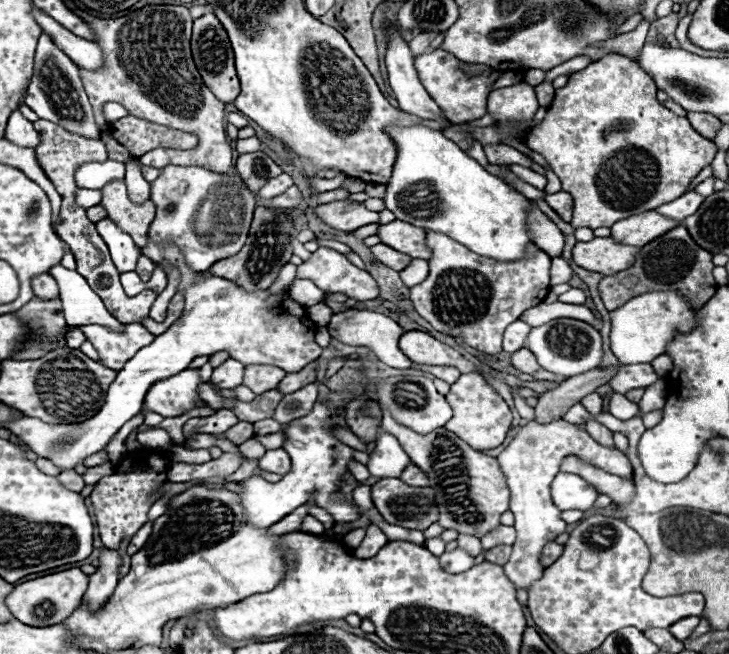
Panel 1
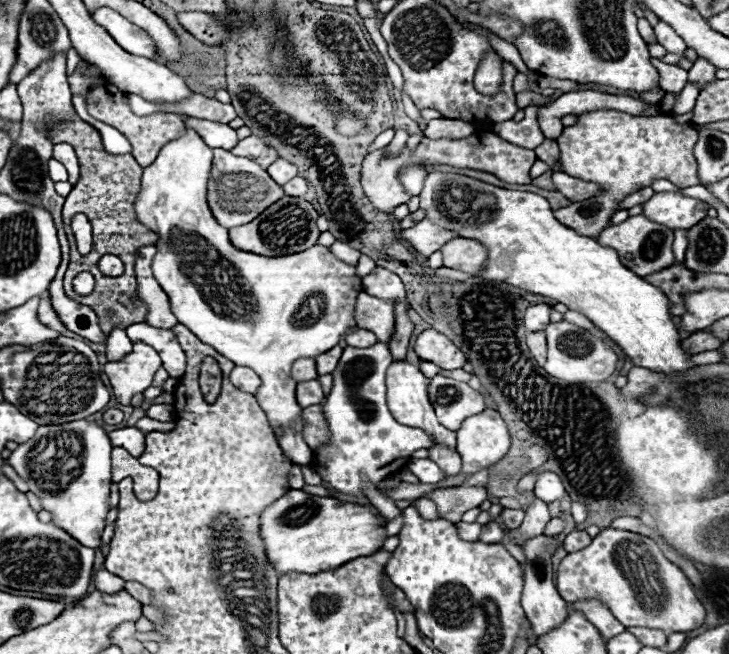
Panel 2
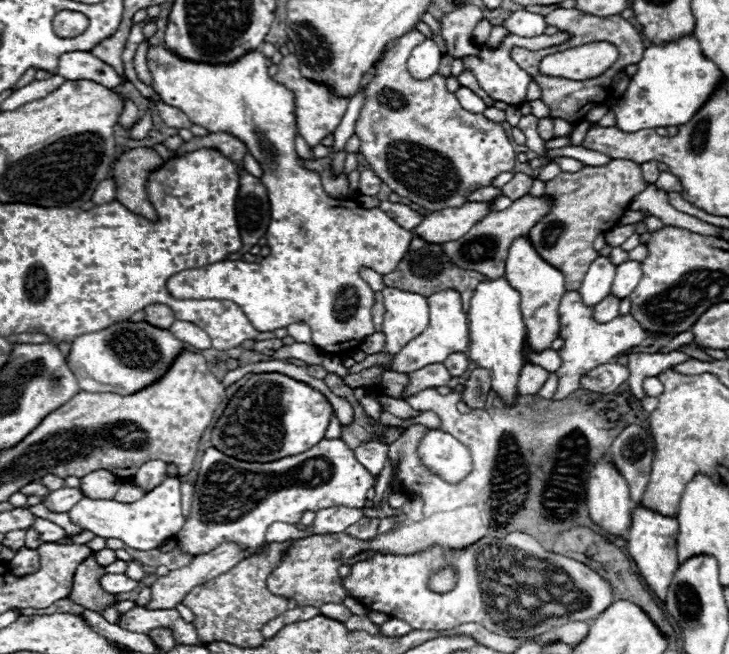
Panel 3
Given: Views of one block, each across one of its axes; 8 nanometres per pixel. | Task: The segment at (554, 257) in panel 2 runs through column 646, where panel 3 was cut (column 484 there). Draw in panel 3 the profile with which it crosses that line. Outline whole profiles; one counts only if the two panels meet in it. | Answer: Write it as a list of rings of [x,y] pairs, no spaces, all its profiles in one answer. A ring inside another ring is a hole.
[[[506,278],[486,280],[478,284],[470,300],[468,310],[468,328],[470,328],[470,346],[468,358],[474,360],[480,368],[486,368],[492,378],[492,390],[512,406],[518,398],[518,378],[524,366],[522,342],[526,338],[526,326],[520,312],[520,294],[506,282]]]

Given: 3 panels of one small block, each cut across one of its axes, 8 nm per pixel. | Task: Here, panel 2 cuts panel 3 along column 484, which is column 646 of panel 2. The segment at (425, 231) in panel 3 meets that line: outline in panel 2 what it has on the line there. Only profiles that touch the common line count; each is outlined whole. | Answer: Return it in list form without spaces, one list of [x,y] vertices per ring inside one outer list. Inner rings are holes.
[[[656,192],[646,204],[644,204],[644,216],[652,218],[654,222],[660,222],[672,230],[688,230],[694,224],[698,224],[702,218],[706,218],[708,204],[690,196],[684,196],[680,192]]]

